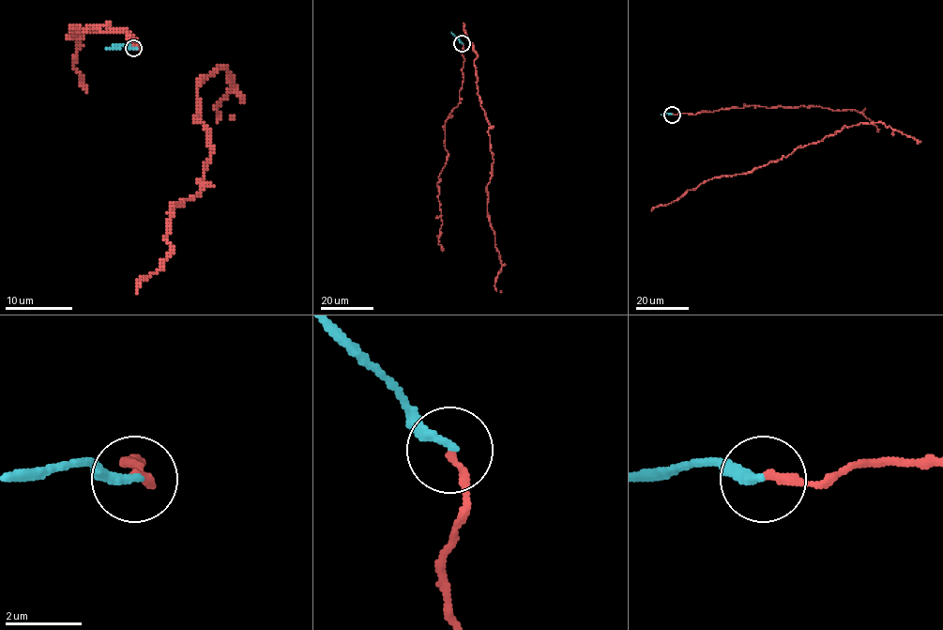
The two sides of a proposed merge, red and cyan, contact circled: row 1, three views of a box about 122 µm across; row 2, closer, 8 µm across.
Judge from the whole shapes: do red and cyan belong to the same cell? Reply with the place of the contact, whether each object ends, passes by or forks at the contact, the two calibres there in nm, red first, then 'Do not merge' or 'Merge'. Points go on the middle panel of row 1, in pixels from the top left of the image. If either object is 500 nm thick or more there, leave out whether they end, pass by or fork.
Place: (462, 43). At the ring red ends. At the ring cyan ends. Thickness 200 nm (red) against 240 nm. Merge

